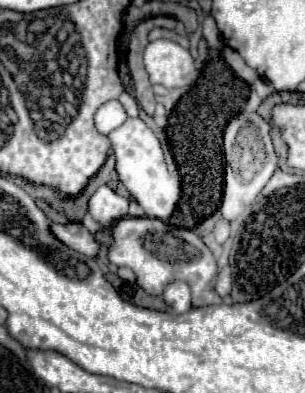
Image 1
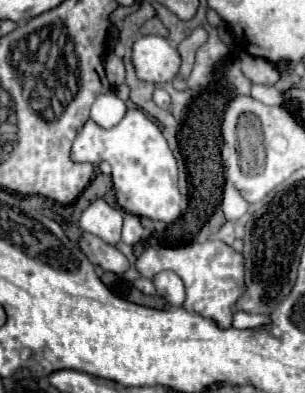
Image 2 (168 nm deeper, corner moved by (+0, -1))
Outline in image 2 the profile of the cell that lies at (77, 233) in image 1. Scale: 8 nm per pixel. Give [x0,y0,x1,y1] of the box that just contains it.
[79,232,129,274]

